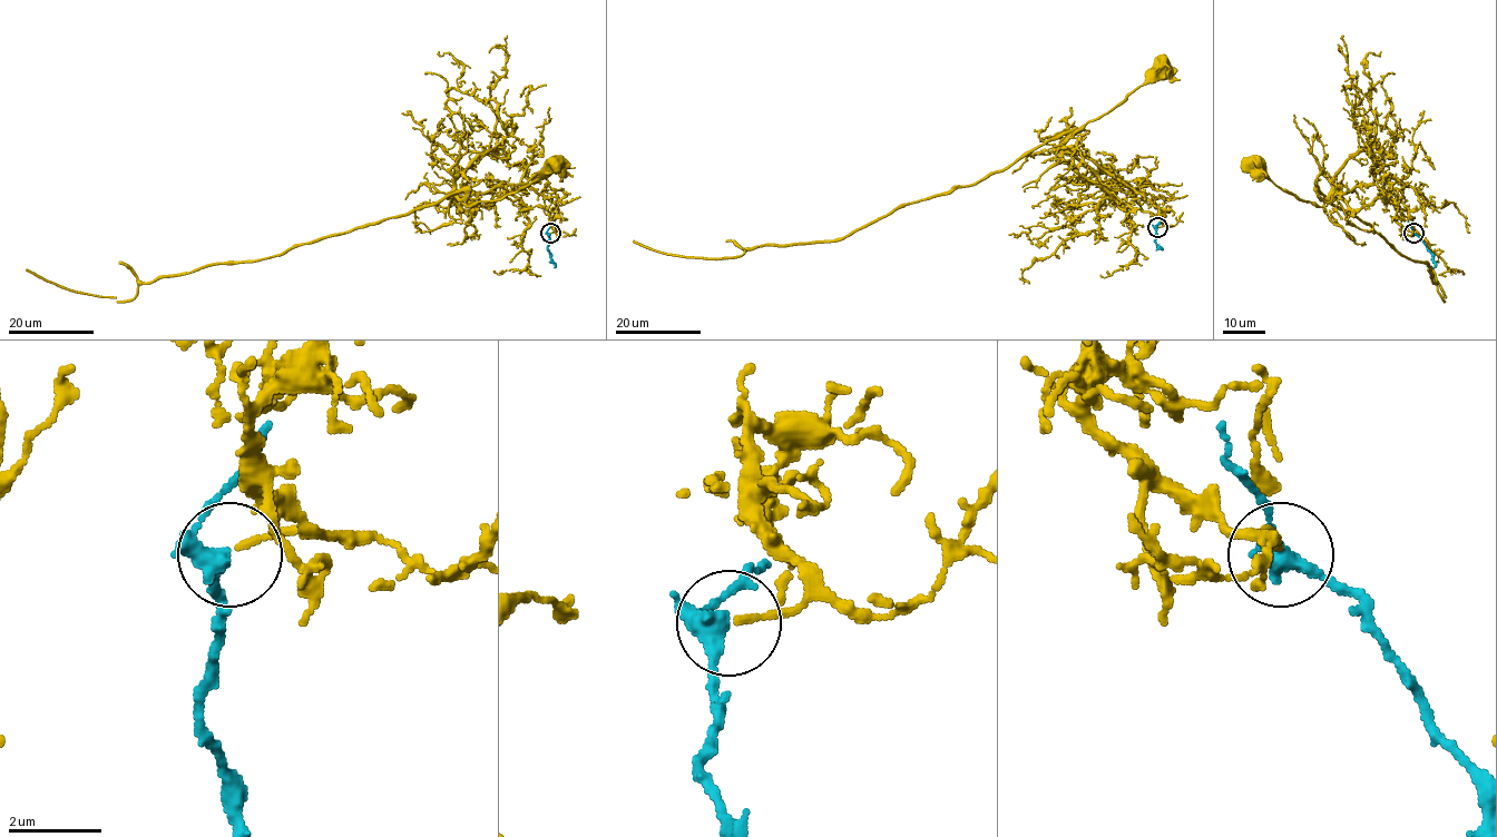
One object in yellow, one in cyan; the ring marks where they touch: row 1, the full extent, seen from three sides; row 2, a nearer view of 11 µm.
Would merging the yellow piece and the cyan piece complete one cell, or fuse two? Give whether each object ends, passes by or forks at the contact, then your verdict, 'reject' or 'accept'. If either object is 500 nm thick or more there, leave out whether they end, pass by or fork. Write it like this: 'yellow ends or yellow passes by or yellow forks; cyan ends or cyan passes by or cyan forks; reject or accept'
yellow ends; cyan forks; accept

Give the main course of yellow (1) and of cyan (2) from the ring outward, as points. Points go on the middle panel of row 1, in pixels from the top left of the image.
1: (1158, 227), (1164, 222), (1158, 210), (1165, 210), (1089, 159), (1067, 153), (1064, 144), (1165, 66)
2: (1157, 227), (1155, 243), (1161, 246)

